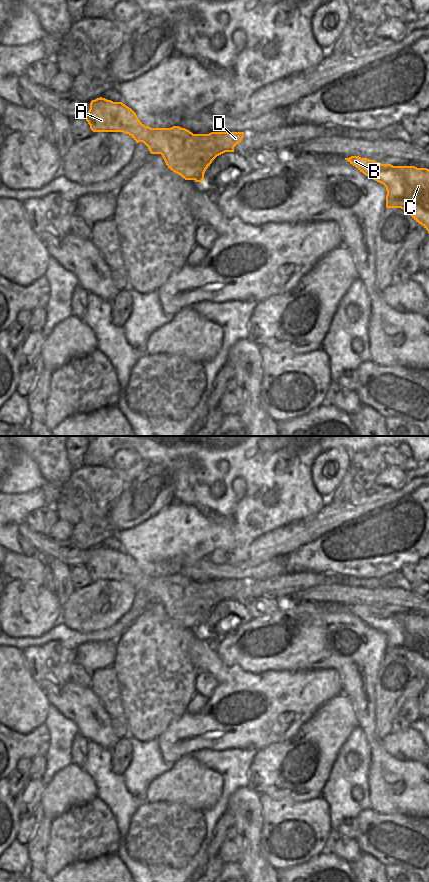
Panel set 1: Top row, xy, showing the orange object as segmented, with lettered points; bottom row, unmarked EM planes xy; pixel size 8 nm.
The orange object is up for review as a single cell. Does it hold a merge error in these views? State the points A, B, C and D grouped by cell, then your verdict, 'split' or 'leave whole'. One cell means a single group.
A B C D; leave whole

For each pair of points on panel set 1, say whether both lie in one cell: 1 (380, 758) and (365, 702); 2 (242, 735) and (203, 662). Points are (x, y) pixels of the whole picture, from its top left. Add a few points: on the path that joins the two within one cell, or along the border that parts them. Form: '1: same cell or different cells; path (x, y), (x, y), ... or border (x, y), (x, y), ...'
1: same cell; path (376, 744), (371, 737), (365, 716)
2: same cell; path (265, 712), (265, 705), (258, 705), (226, 676)

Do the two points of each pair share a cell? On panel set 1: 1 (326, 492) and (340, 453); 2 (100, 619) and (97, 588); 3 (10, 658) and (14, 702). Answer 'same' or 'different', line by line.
1: same
2: same
3: same

